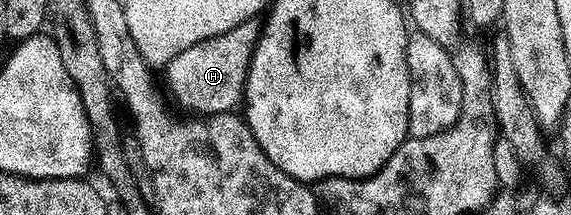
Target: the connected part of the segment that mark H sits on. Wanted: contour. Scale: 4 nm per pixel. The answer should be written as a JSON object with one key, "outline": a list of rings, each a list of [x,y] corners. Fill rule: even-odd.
{"outline":[[[247,19],[242,21],[242,25],[234,25],[234,29],[226,29],[226,33],[218,33],[218,37],[198,41],[198,45],[190,45],[190,49],[182,49],[182,53],[169,61],[162,71],[166,91],[168,86],[167,94],[172,94],[188,110],[185,112],[196,117],[239,108],[244,98],[252,54],[260,39],[260,29],[261,24],[256,19]]]}

